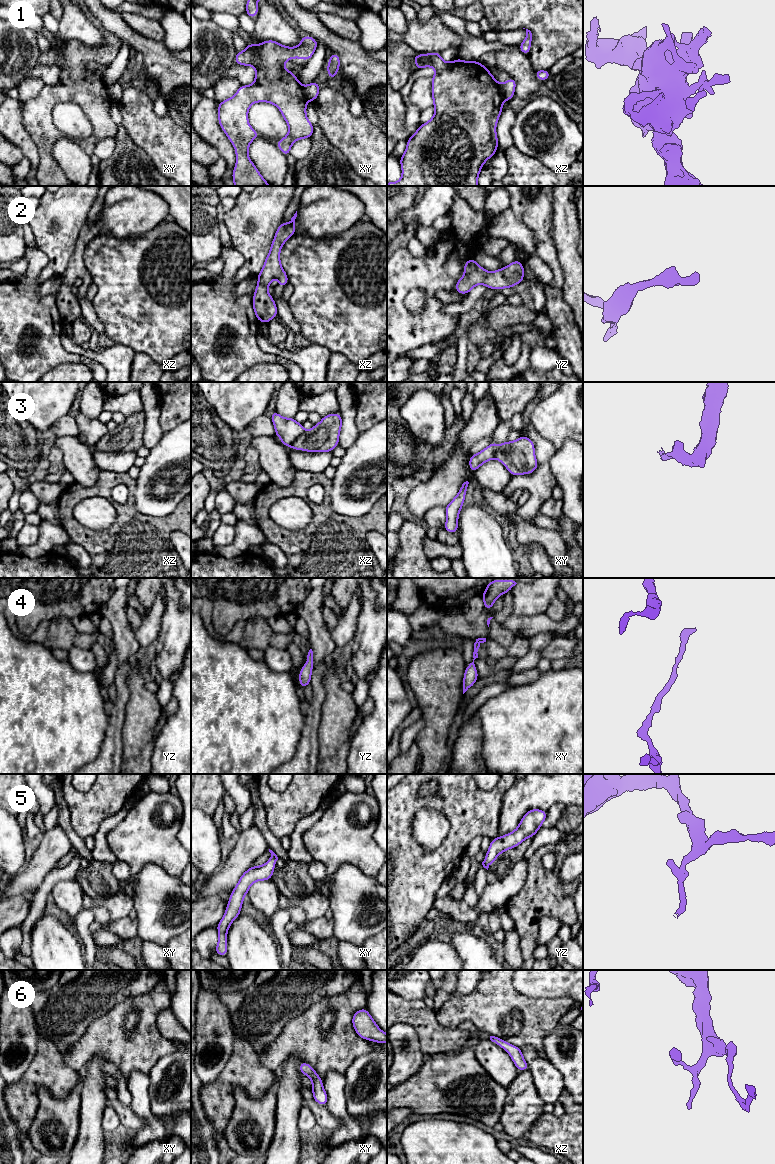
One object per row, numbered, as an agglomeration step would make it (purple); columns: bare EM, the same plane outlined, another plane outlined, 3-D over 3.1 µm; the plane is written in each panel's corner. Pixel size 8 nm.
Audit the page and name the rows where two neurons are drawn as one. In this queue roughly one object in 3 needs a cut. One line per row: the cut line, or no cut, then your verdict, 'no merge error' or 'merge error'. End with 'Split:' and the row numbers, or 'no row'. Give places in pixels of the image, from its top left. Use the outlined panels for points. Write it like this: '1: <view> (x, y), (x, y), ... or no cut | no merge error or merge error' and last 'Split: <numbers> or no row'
1: xz (499, 85), (501, 96), (504, 99) | merge error
2: no cut | no merge error
3: xz (305, 431), (289, 446) | merge error
4: no cut | no merge error
5: no cut | no merge error
6: no cut | no merge error
Split: 1, 3

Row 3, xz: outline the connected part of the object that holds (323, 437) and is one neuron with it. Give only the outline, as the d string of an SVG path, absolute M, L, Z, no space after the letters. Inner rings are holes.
M340 413L323 416L322 420L305 431L290 448L306 452L332 452L339 444L339 435L342 427Z

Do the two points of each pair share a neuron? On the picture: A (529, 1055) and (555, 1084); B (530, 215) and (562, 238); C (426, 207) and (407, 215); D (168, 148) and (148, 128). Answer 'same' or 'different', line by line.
A: same
B: different
C: same
D: same

